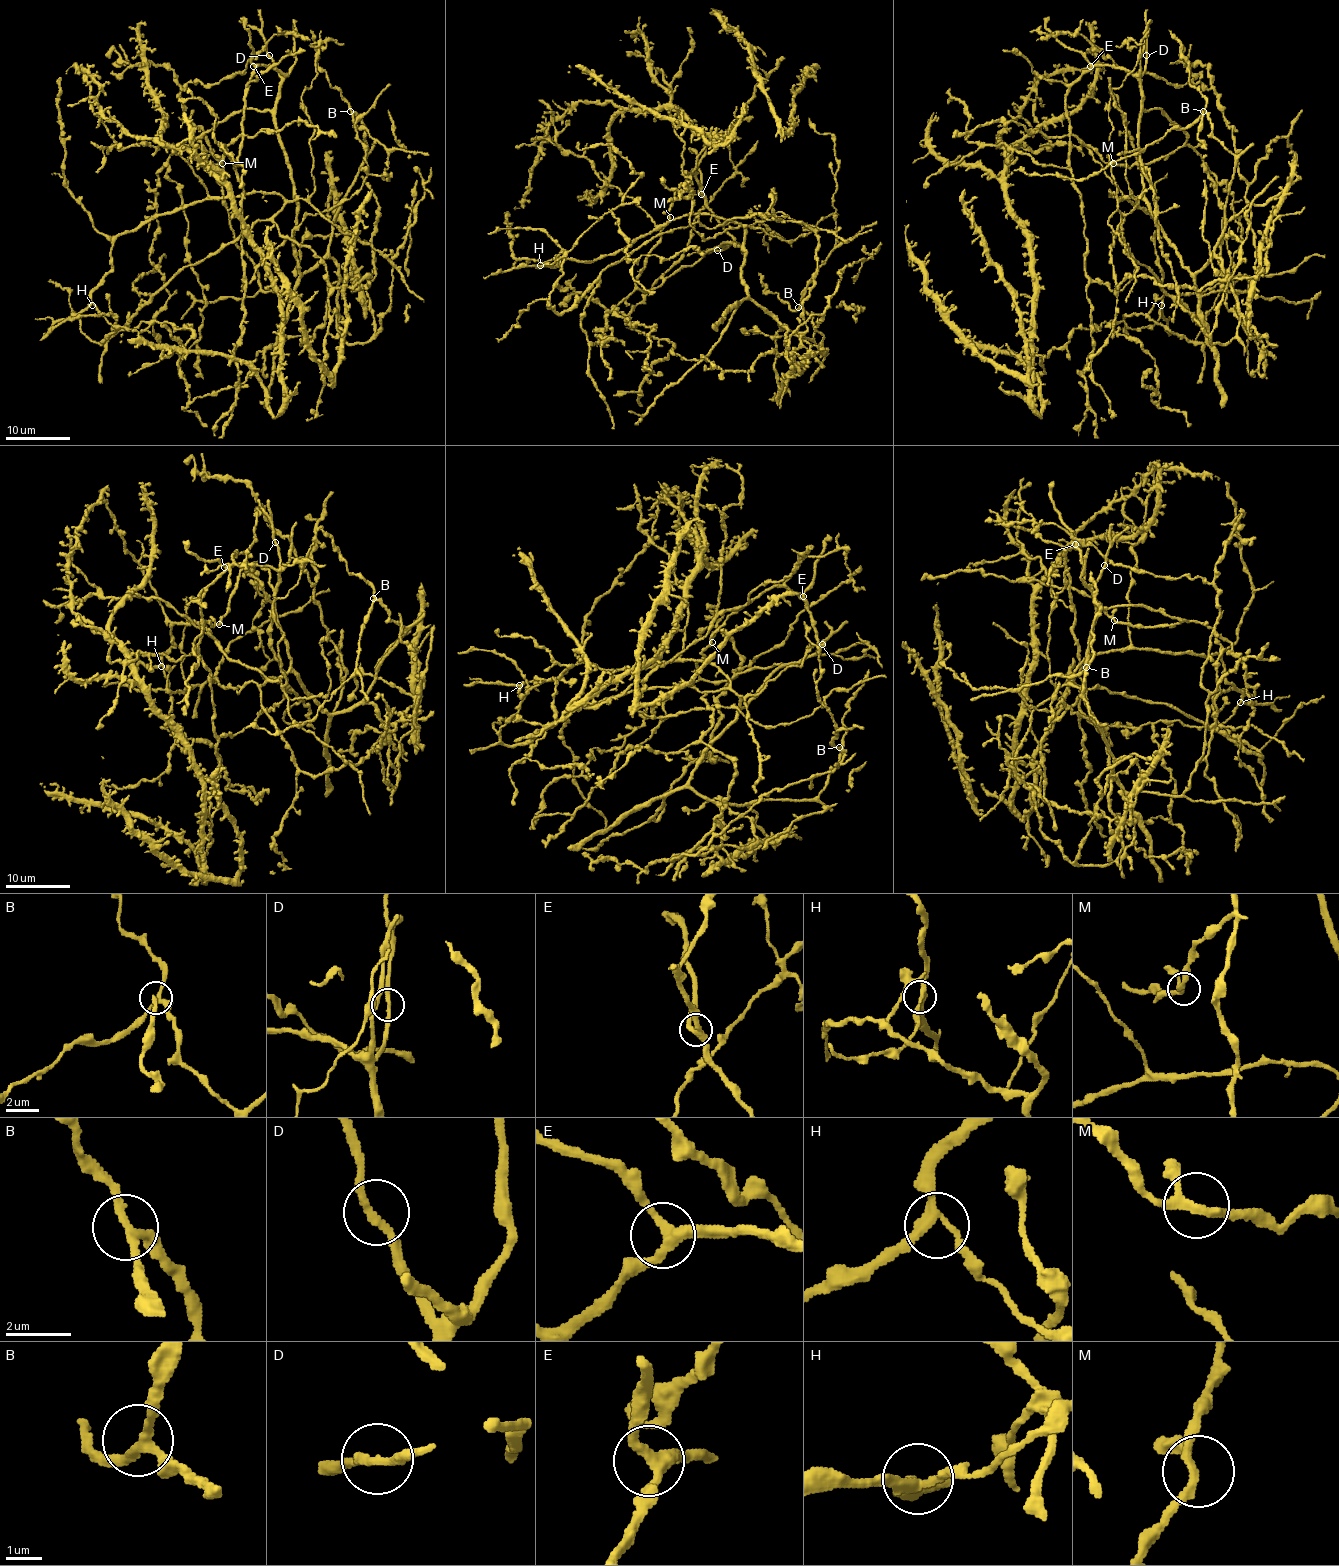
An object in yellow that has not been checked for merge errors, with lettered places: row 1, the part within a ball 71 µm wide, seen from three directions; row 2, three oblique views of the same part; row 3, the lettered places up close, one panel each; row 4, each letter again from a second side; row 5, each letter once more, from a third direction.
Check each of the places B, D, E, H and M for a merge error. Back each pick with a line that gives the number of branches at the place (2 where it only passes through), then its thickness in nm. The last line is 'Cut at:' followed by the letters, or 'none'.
Cut at: none

